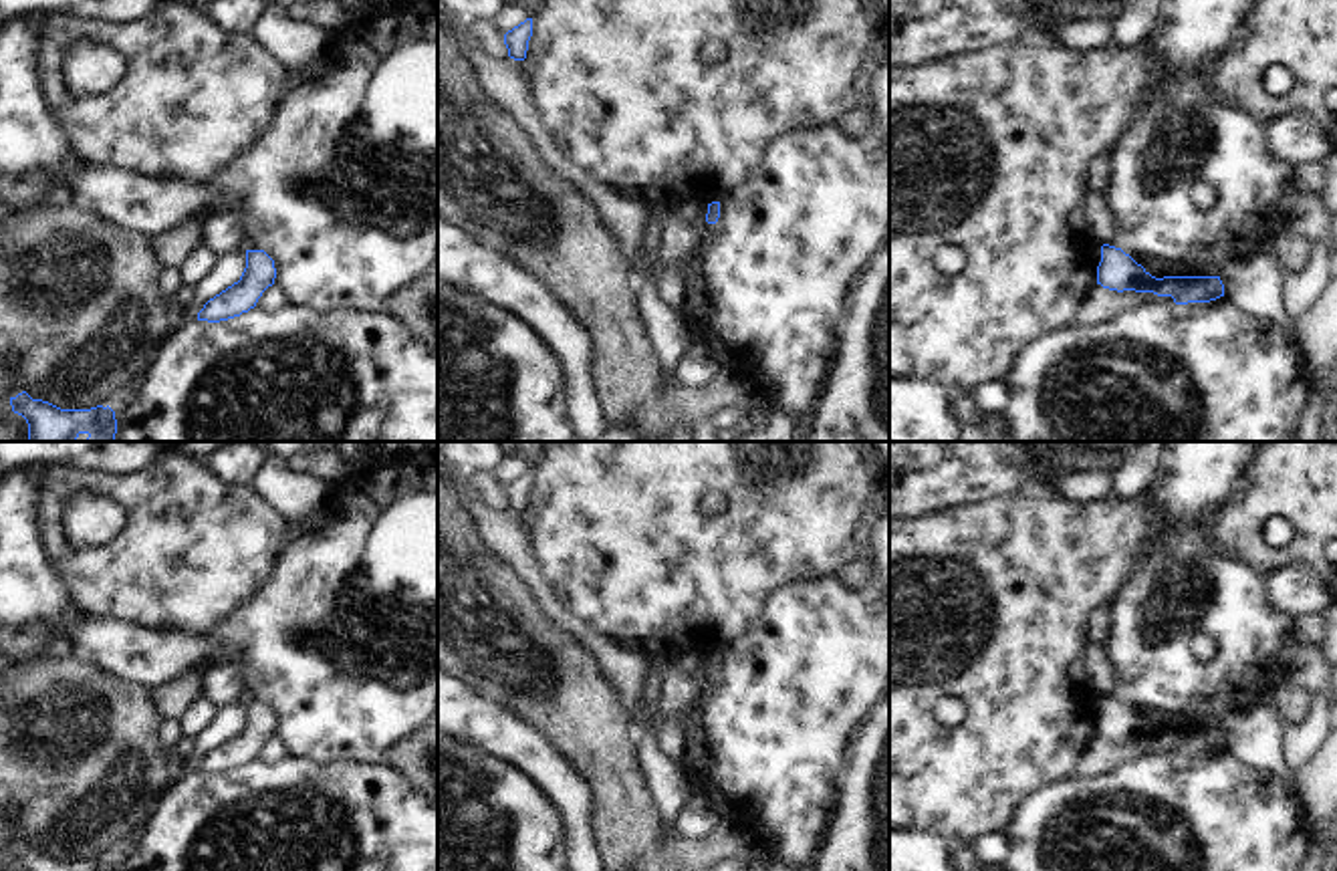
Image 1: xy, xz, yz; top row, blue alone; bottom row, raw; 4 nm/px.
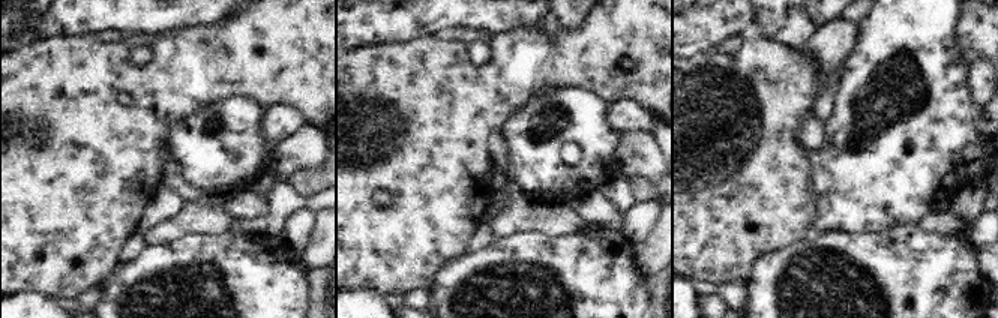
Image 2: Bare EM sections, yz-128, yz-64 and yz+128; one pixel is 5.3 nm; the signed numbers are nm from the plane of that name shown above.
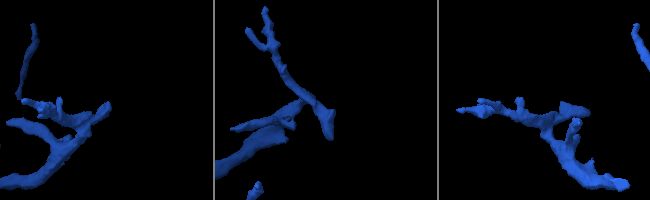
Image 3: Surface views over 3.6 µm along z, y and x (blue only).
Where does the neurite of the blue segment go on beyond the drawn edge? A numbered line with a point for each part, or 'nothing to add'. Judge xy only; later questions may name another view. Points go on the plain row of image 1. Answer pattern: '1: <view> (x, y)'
nothing to add

